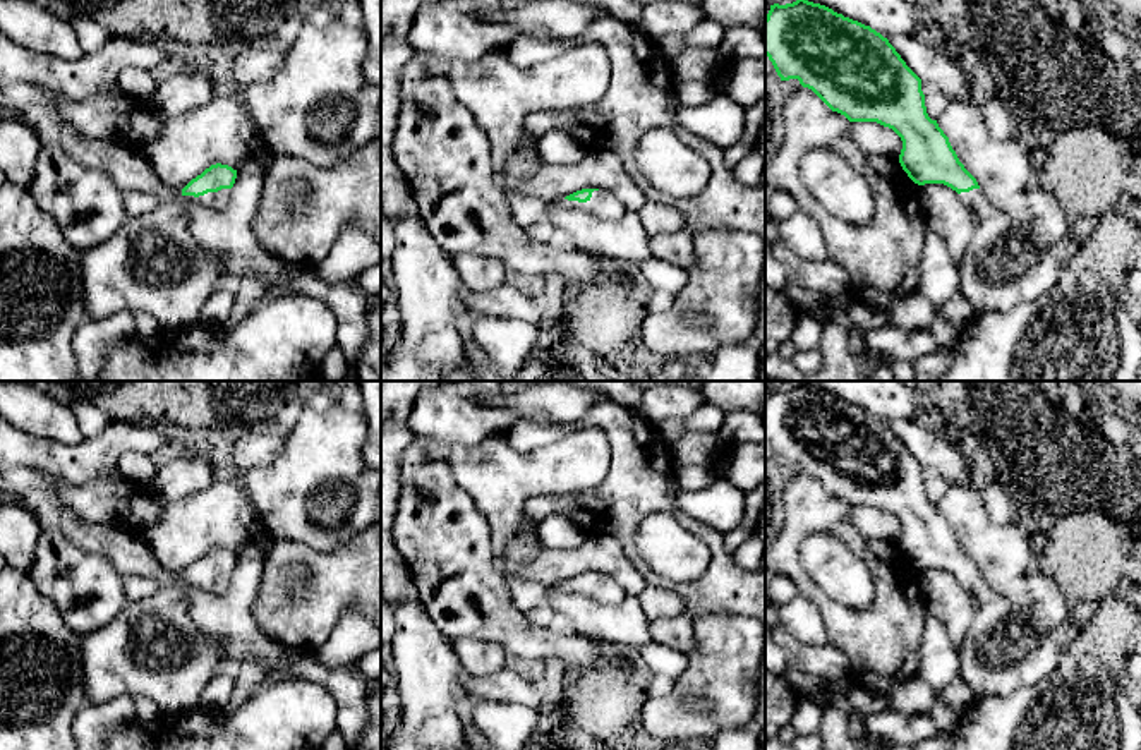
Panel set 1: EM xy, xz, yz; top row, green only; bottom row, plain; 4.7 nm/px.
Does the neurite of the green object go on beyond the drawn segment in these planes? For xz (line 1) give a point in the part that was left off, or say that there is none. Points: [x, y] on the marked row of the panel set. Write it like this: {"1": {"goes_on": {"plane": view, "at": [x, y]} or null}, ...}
{"1": {"goes_on": {"plane": "xz", "at": [604, 205]}}}

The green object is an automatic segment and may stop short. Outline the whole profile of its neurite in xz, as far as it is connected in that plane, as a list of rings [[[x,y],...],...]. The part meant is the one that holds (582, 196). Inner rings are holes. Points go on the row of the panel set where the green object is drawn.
[[[582,189],[556,203],[571,209],[585,209],[601,220],[619,220],[626,213],[626,208],[613,192],[599,189]]]

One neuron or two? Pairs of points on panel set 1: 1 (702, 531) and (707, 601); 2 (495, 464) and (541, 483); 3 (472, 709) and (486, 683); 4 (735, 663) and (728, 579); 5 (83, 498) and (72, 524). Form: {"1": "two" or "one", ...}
{"1": "one", "2": "one", "3": "two", "4": "two", "5": "two"}

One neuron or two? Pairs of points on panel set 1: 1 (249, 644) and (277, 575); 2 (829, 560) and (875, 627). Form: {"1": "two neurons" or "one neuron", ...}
{"1": "two neurons", "2": "two neurons"}

